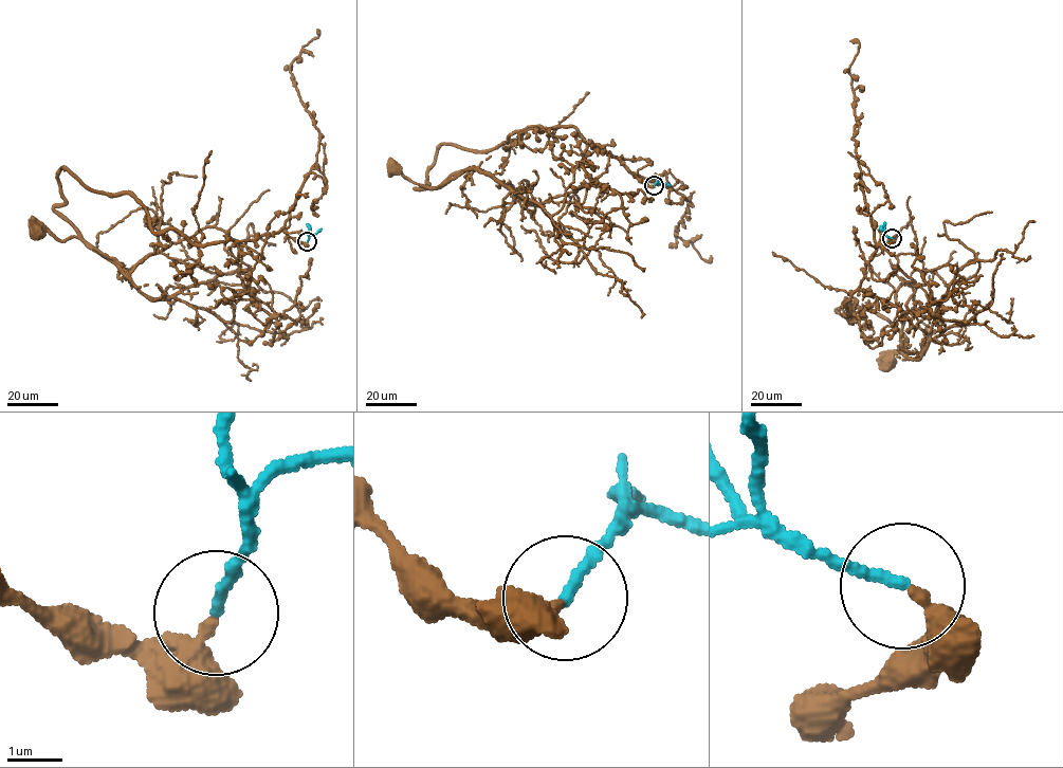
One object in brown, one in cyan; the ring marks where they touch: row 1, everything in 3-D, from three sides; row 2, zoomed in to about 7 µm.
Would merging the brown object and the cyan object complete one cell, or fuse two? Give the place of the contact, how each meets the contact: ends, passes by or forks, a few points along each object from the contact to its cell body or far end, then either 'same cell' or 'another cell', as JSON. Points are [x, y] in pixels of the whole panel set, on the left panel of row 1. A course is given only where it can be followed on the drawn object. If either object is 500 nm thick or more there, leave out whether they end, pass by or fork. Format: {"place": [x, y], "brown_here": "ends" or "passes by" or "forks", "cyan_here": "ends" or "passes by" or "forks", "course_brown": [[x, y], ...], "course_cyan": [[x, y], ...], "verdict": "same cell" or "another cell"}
{"place": [307, 241], "brown_here": "ends", "cyan_here": "ends", "course_brown": [[307, 241], [281, 231], [267, 238], [263, 257], [205, 227], [127, 275], [78, 237], [36, 231]], "course_cyan": [[307, 241], [321, 229]], "verdict": "same cell"}

